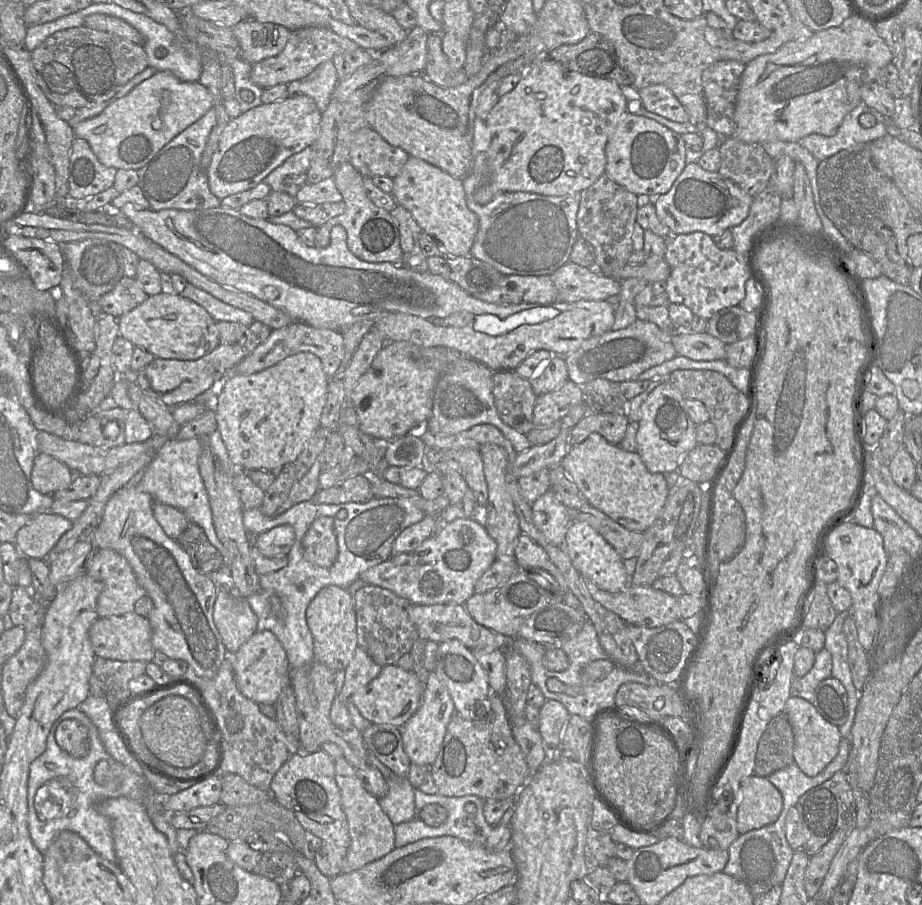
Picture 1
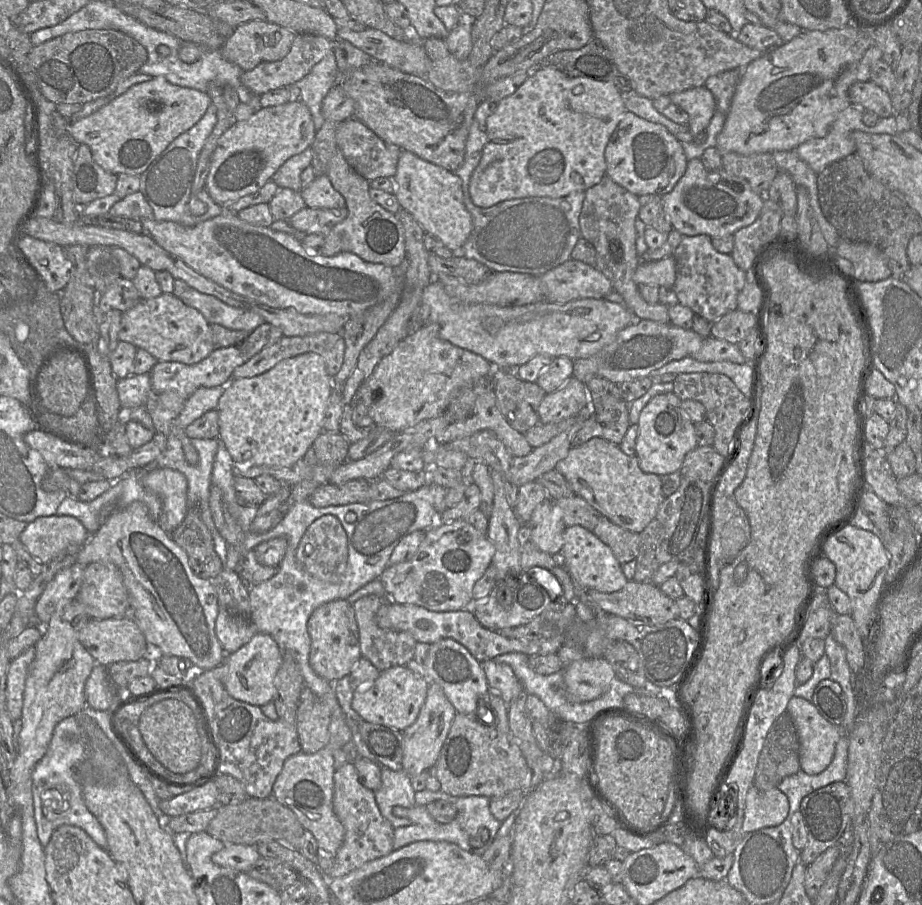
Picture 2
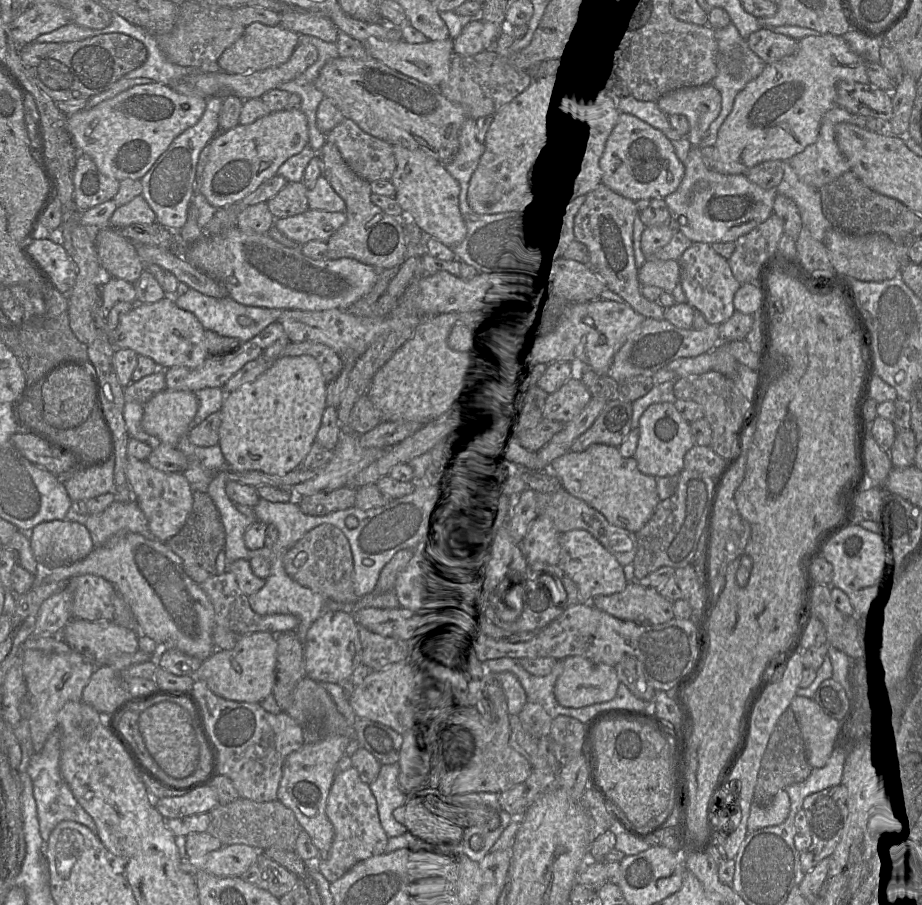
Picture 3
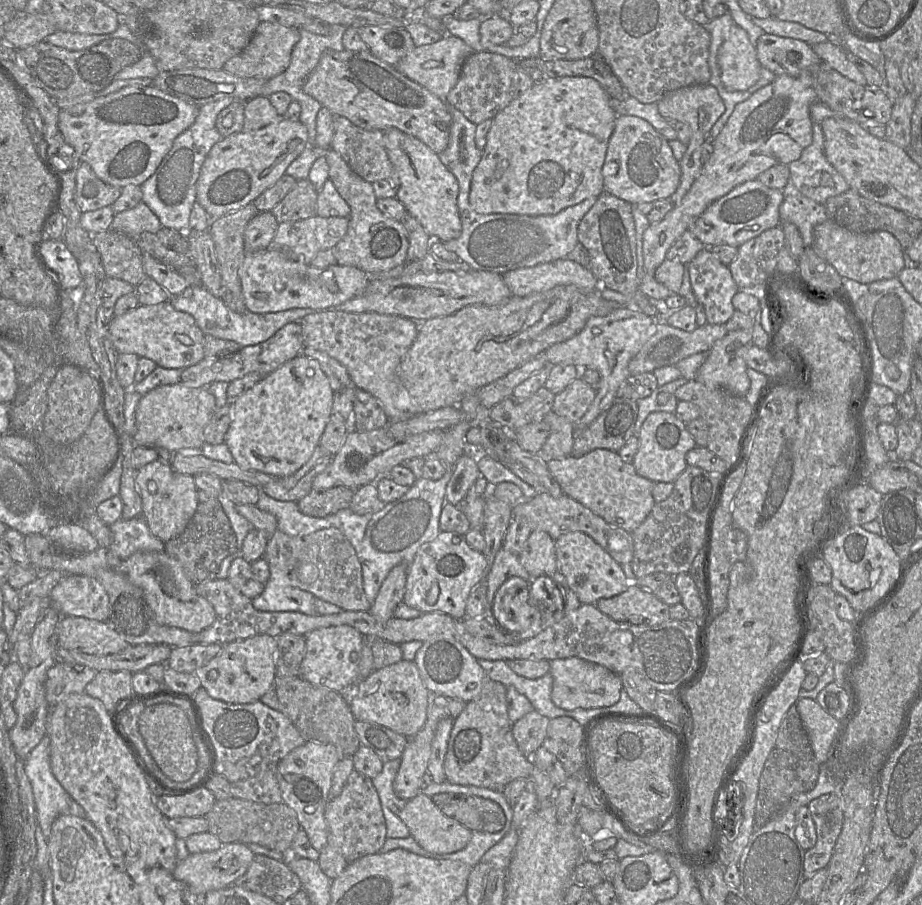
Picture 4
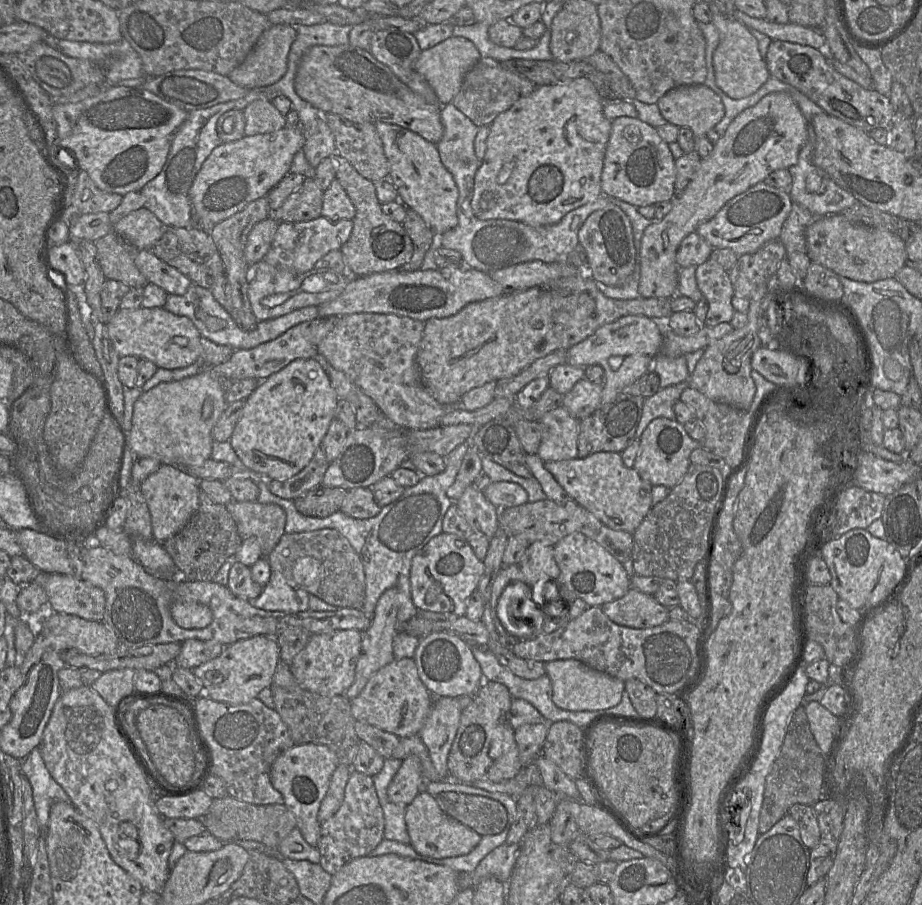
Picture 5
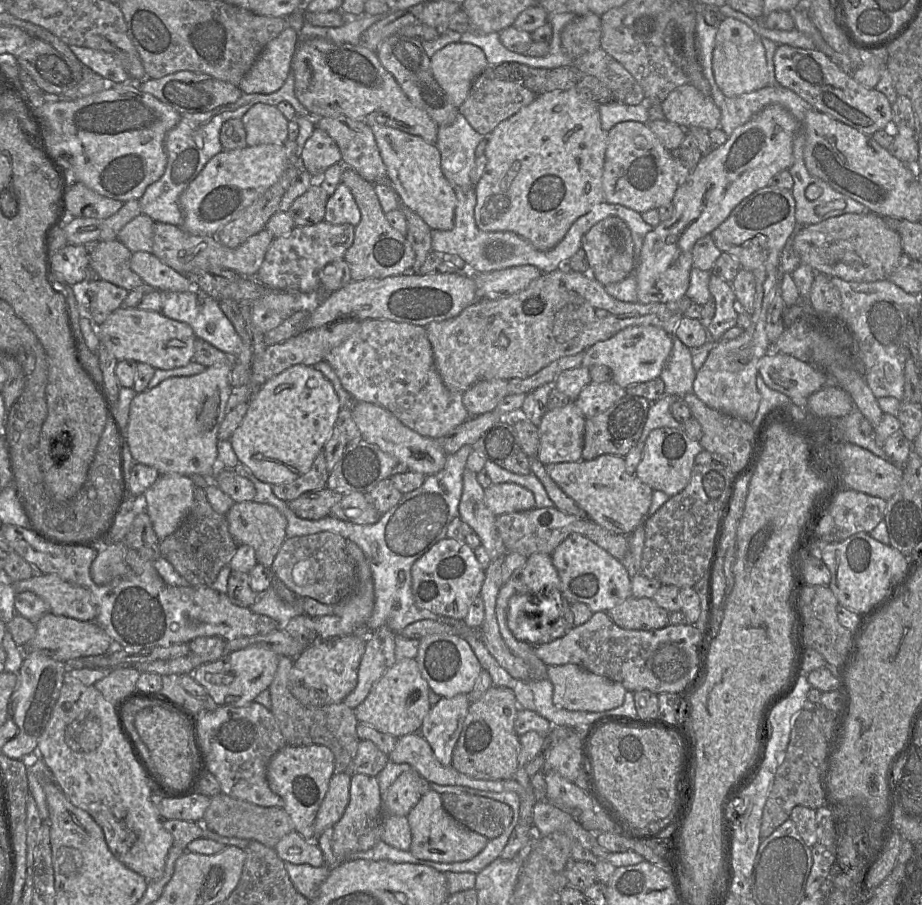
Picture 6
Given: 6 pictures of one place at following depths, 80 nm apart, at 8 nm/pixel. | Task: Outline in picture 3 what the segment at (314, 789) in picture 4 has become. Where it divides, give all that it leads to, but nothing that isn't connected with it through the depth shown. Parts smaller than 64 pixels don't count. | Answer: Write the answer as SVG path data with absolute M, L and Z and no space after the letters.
M325 734L315 743L305 743L300 749L290 753L284 761L282 777L277 792L278 800L294 812L302 829L309 834L313 844L317 847L319 859L328 857L334 837L333 826L326 815L326 805L336 774L337 763L344 754L351 754L351 750L356 750L359 747L355 738L350 739L342 735Z

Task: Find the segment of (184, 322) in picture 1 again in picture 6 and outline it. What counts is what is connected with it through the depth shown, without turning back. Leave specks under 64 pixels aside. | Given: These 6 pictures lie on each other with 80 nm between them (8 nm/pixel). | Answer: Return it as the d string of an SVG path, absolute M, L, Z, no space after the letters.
M121 306L113 311L103 324L96 326L100 340L119 361L134 360L155 369L170 370L193 361L197 336L184 322L166 317L162 312Z

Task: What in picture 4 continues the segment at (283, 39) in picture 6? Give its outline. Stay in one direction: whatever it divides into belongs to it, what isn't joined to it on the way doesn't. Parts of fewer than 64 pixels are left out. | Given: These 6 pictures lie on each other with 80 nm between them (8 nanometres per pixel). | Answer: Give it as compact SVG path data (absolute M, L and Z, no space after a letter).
M260 22L249 44L239 54L230 58L223 65L222 70L237 77L270 80L288 68L292 49L299 39L300 34L297 28Z

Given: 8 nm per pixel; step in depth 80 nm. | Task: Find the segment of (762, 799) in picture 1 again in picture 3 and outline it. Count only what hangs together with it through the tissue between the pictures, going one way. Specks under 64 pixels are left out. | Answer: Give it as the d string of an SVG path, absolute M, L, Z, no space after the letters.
M779 790L767 806L759 806L753 801L747 822L748 833L764 827L780 825L788 817L789 811L790 798L785 790Z

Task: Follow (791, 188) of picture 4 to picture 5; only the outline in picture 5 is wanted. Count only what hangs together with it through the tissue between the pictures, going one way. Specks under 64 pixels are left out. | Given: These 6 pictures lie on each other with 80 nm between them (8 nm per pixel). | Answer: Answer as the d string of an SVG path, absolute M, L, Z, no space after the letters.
M792 202L791 211L784 221L779 238L785 247L786 253L806 253L806 228L824 216L817 216L806 208Z

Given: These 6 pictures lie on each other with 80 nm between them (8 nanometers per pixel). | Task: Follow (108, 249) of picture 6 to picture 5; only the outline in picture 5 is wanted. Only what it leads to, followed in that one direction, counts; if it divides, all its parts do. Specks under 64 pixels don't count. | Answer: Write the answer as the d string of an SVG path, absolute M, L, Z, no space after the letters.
M113 230L95 241L97 258L106 279L113 279L130 288L143 288L145 276L135 265L138 249Z

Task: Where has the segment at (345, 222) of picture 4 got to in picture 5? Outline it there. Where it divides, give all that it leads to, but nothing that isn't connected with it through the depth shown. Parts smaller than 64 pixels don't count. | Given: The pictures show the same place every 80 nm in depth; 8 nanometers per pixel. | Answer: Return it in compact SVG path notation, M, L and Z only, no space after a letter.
M319 216L313 220L301 222L279 221L275 236L264 259L269 265L293 274L309 272L316 262L332 250L340 250L349 239L353 221L347 219L329 220Z

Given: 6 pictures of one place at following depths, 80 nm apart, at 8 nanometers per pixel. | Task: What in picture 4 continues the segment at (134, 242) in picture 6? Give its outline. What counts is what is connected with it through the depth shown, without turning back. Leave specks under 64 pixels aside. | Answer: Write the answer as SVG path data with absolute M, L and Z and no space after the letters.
M140 201L134 208L114 215L111 229L132 238L143 232L155 233L162 228L159 218L151 209Z

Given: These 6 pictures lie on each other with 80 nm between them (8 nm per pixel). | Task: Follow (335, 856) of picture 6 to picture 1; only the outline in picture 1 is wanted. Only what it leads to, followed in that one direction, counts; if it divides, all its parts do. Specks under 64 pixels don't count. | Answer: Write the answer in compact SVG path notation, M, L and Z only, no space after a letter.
M344 756L335 759L334 765L335 781L340 791L341 804L349 833L349 847L342 863L341 873L348 873L383 857L395 848L395 825L382 810L378 798L365 790L358 778L357 770Z

